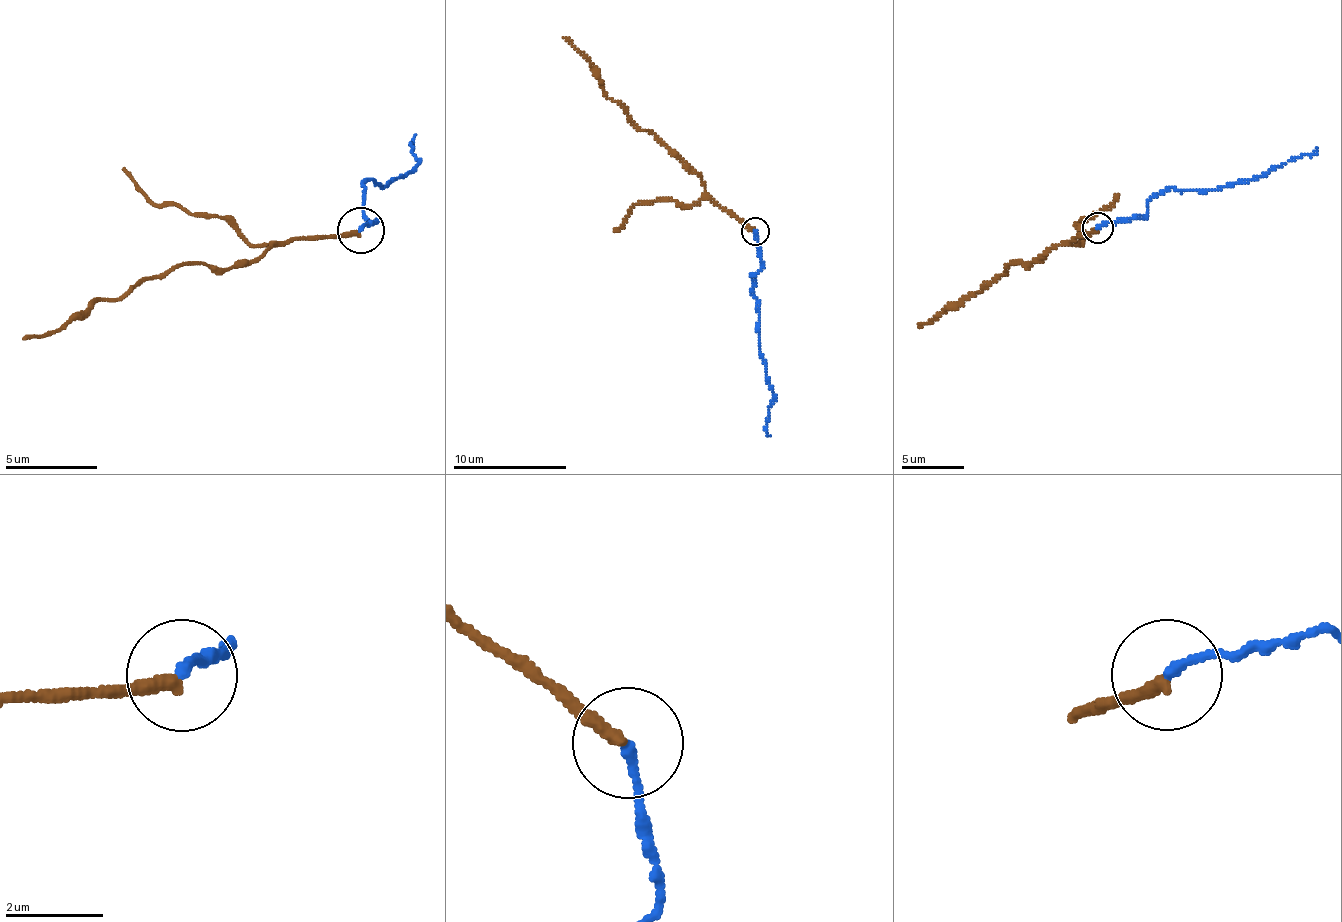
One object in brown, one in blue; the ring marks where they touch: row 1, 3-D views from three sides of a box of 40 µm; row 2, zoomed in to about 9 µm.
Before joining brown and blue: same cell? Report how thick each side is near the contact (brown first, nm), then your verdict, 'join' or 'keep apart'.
280 nm thick on the brown side, 190 nm on the other; keep apart

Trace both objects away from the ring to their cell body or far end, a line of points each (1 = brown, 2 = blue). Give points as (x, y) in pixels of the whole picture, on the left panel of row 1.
1: (359, 231), (303, 234), (228, 267), (181, 265), (145, 278), (78, 310), (52, 332), (20, 340)
2: (359, 231), (377, 221), (366, 212), (361, 199), (365, 182), (387, 187), (411, 172), (417, 135)

